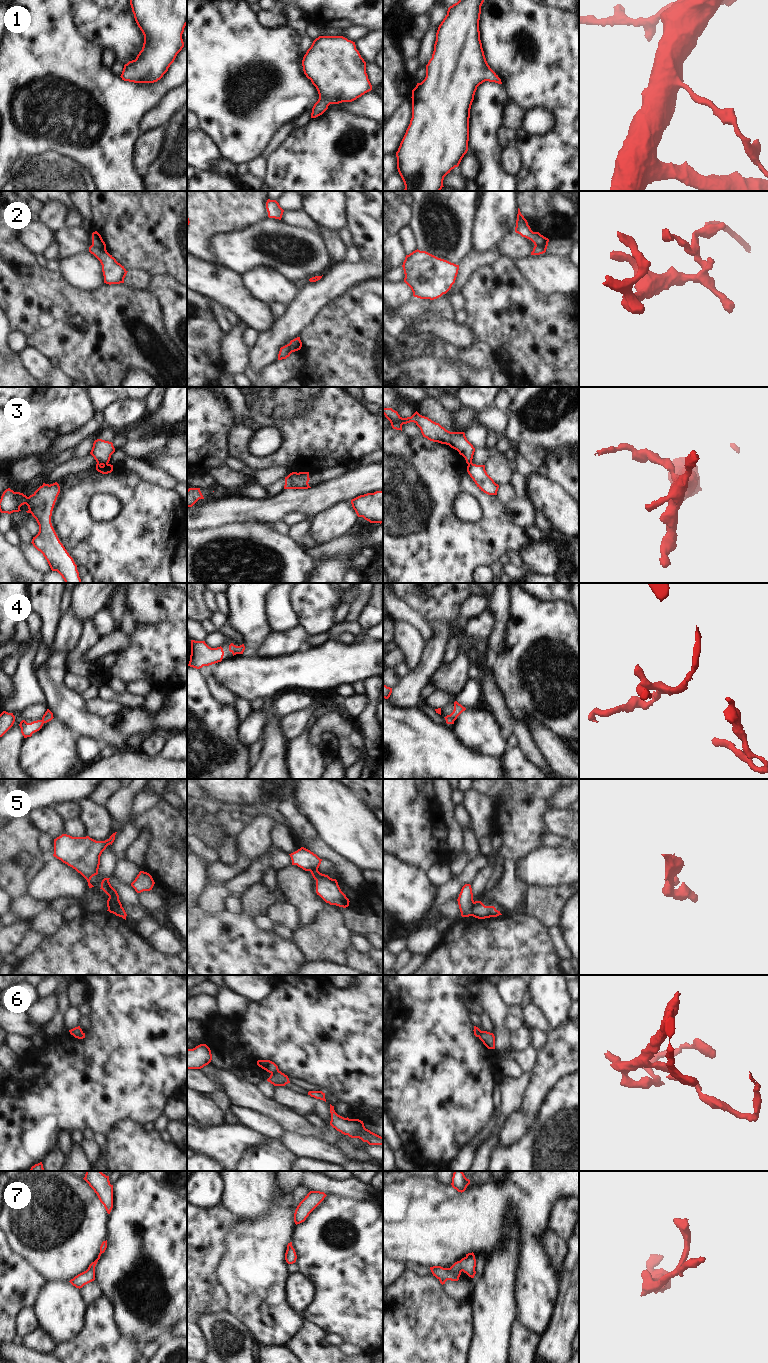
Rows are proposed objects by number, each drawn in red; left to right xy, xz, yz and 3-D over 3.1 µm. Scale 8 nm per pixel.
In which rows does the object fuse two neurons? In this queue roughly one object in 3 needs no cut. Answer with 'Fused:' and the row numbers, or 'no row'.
Fused: 2, 3, 5, 6

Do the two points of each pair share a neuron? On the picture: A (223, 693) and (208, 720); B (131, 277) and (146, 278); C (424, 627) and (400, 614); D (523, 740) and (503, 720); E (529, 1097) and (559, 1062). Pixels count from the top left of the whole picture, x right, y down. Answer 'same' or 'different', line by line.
A: different
B: same
C: same
D: same
E: same

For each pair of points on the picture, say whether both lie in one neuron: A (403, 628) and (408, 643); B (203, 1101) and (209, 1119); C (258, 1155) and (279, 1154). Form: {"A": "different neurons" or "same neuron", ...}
{"A": "same neuron", "B": "same neuron", "C": "same neuron"}

